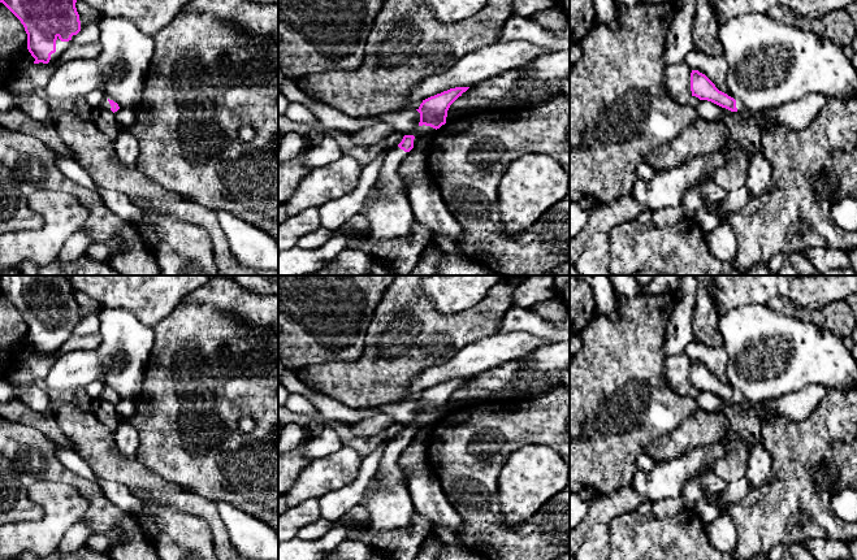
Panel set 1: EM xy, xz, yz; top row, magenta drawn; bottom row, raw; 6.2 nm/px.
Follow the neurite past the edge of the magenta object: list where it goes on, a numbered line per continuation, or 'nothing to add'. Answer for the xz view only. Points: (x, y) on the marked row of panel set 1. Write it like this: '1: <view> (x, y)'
1: xz (388, 208)

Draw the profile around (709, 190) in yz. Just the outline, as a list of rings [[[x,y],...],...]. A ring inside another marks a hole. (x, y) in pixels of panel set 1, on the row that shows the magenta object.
[[[714,178],[702,181],[698,190],[702,200],[722,201],[727,195],[727,192],[715,183]]]

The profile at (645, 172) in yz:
[[[644,160],[637,168],[637,177],[642,181],[649,181],[655,175],[655,170]]]

